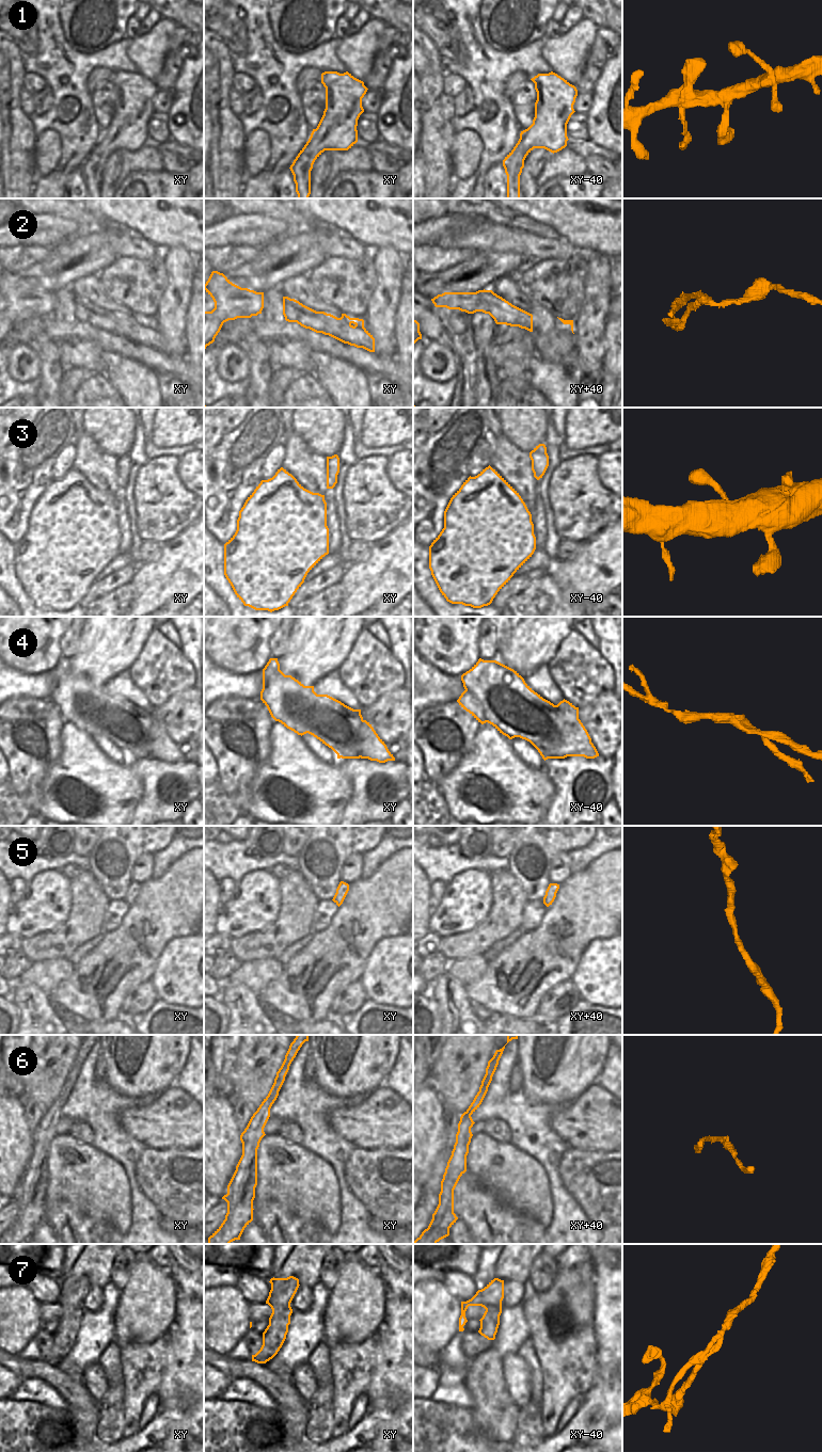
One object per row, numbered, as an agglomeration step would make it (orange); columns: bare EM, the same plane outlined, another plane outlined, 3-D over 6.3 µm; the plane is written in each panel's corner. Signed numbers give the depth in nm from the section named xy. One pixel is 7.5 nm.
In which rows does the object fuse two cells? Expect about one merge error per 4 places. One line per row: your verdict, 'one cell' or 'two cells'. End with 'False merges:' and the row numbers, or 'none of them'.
1: one cell
2: one cell
3: one cell
4: two cells
5: one cell
6: one cell
7: two cells
False merges: 4, 7

